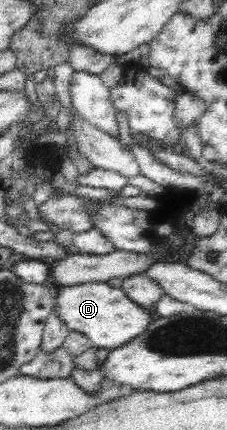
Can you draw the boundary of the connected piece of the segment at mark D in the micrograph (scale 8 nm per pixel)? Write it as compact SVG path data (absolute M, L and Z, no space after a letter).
M107 282L57 286L52 310L57 312L59 320L69 332L83 334L93 347L101 349L115 349L127 343L131 337L137 337L154 317L152 310L140 308L125 295L121 287L112 287Z

